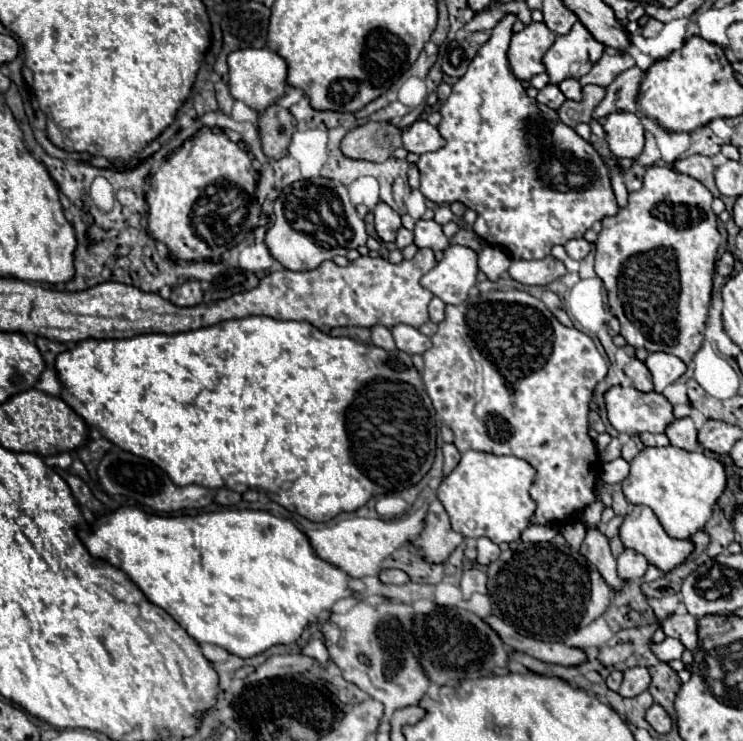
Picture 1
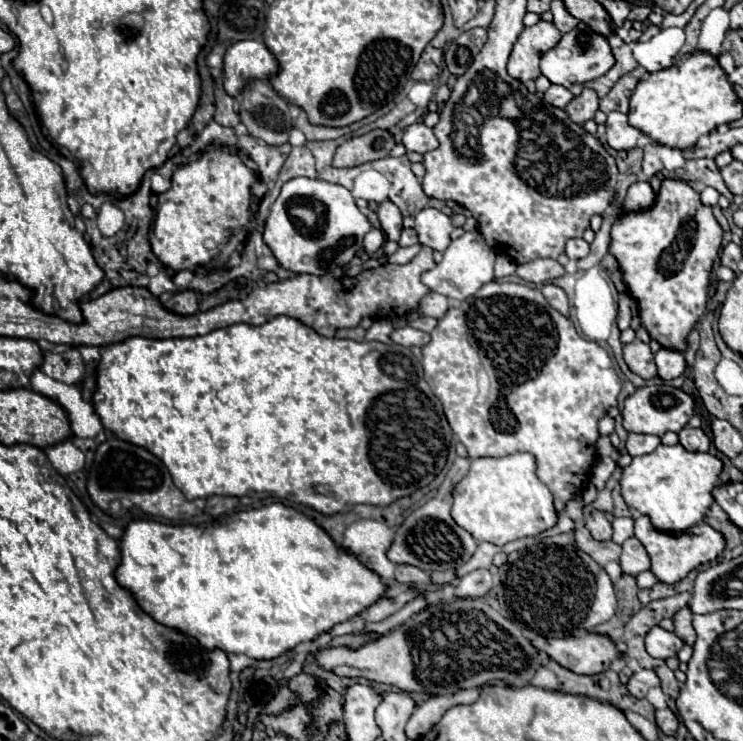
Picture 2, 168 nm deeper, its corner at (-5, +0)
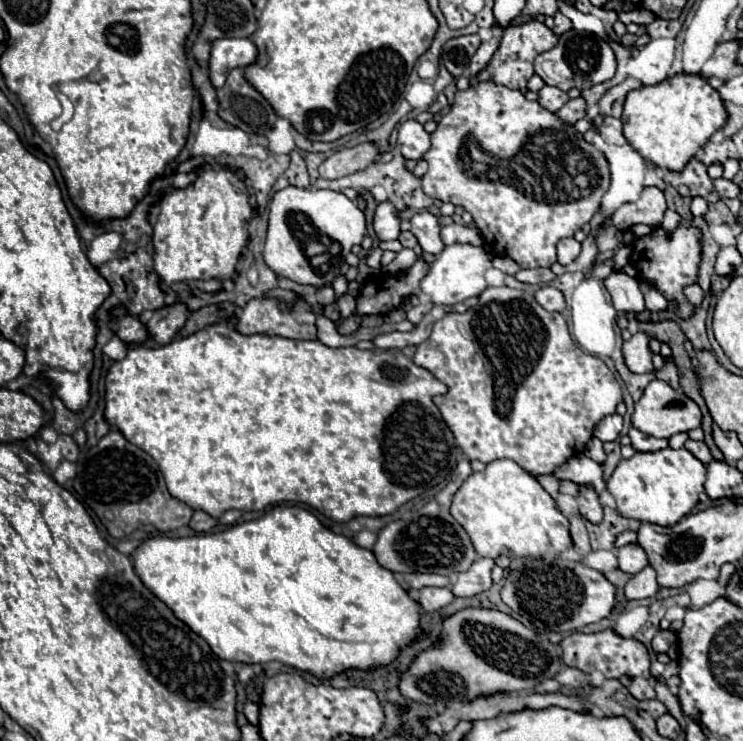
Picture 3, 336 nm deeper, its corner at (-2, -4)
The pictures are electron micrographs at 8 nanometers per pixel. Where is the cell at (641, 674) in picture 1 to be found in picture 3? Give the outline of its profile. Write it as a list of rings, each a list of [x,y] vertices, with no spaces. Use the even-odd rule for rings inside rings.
[[[633,678],[631,686],[629,686],[629,692],[631,692],[637,700],[655,698],[655,690],[653,690],[653,686],[649,684],[649,680],[645,680],[645,678]]]

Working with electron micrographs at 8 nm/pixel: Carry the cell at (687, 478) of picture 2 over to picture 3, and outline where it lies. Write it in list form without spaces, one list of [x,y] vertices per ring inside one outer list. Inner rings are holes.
[[[665,448],[659,452],[635,452],[633,458],[621,460],[607,480],[607,492],[617,502],[617,512],[625,518],[673,526],[687,516],[699,502],[707,468],[689,450]]]

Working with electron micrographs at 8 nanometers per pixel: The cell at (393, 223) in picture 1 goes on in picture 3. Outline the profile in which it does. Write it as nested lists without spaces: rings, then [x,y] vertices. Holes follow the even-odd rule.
[[[381,202],[375,210],[373,216],[373,228],[379,240],[397,240],[401,230],[399,230],[399,216],[397,210],[391,202]]]

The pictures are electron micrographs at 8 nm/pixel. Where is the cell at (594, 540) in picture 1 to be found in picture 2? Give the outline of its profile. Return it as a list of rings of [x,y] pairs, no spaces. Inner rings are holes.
[[[594,510],[594,512],[588,514],[588,518],[586,518],[586,528],[588,528],[588,532],[592,534],[592,538],[598,540],[598,542],[612,540],[612,524],[610,524],[610,522],[604,518],[604,514],[598,512],[598,510]]]

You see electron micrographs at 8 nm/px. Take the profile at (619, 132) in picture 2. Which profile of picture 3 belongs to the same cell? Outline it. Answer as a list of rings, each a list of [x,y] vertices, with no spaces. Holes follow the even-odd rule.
[[[607,116],[605,120],[603,120],[603,124],[597,128],[597,132],[599,132],[599,136],[607,142],[607,144],[625,144],[627,140],[625,140],[625,136],[623,136],[623,122],[619,120],[619,118],[611,118],[611,116]]]

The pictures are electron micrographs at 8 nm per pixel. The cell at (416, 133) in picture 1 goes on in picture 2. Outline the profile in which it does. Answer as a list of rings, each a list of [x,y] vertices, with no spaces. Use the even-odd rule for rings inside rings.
[[[416,122],[416,124],[412,124],[404,130],[402,144],[406,146],[406,150],[414,150],[414,152],[420,152],[420,154],[426,154],[426,152],[440,146],[440,142],[434,136],[432,128],[428,128],[422,122]]]

